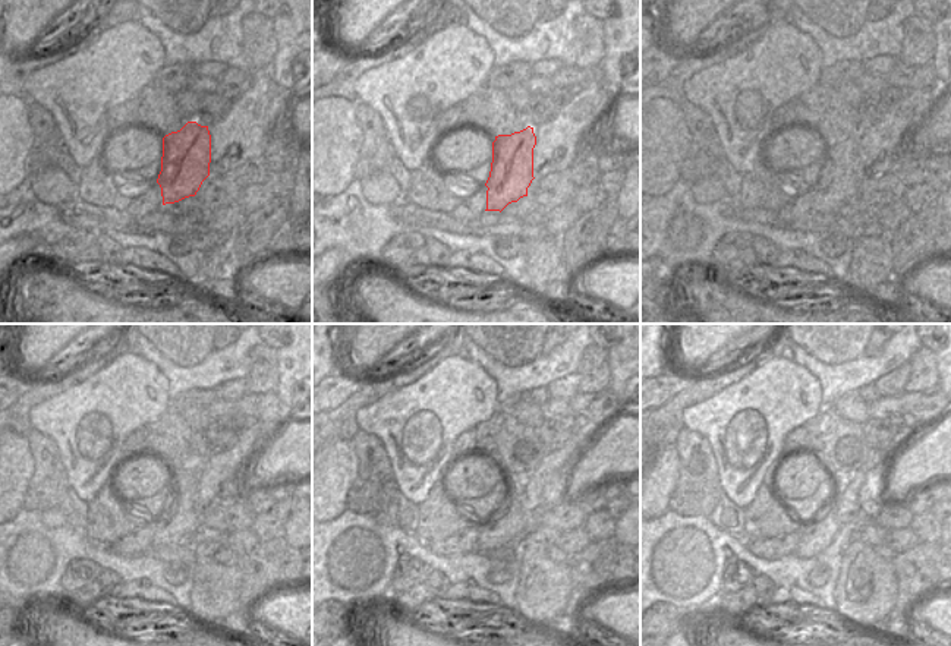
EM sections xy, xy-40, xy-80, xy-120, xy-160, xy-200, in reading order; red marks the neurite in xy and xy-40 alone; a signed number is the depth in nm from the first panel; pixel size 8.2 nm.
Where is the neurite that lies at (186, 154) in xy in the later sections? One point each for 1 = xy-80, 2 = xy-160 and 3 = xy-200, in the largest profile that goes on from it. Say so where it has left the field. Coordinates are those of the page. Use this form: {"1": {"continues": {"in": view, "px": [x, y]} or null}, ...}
{"1": {"continues": {"in": "xy-80", "px": [840, 173]}}, "2": {"continues": {"in": "xy-160", "px": [509, 525]}}, "3": {"continues": {"in": "xy-200", "px": [816, 536]}}}

